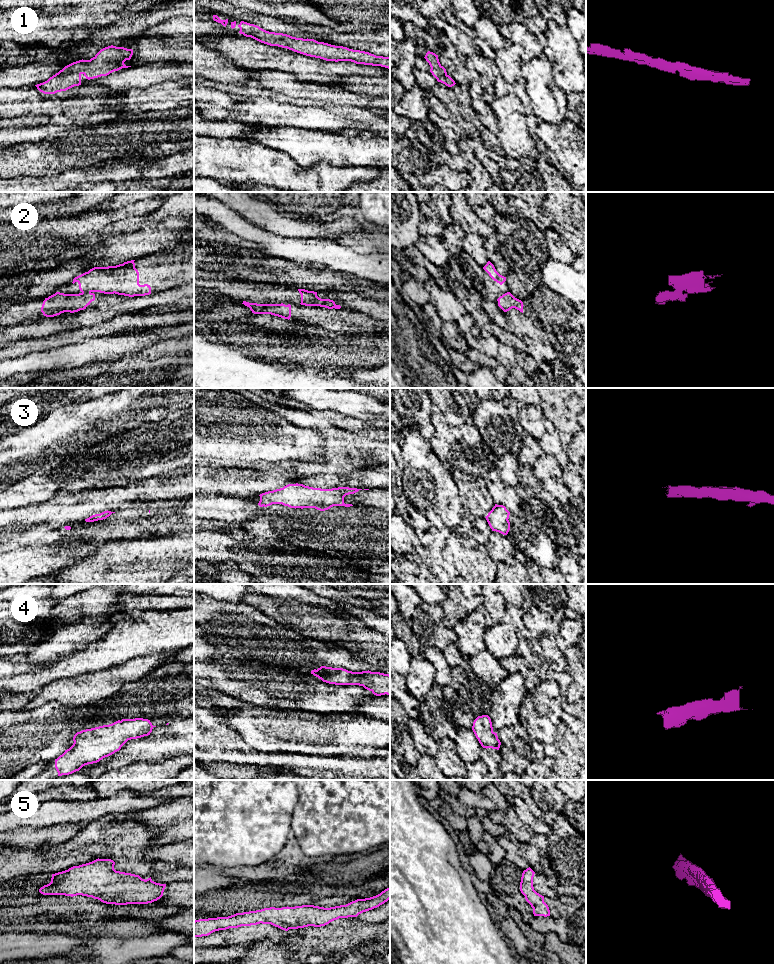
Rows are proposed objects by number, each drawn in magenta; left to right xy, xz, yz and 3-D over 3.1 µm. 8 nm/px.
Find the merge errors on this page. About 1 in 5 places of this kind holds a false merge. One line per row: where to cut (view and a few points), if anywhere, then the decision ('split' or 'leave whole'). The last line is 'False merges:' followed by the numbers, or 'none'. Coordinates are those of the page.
1: no cut | leave whole
2: xy (82, 292), (90, 293) | split
3: no cut | leave whole
4: no cut | leave whole
5: no cut | leave whole
False merges: 2

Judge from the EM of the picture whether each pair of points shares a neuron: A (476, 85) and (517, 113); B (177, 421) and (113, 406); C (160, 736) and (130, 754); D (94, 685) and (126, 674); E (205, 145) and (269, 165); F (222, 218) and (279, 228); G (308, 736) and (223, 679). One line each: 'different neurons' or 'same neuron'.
A: different neurons
B: different neurons
C: same neuron
D: same neuron
E: same neuron
F: different neurons
G: different neurons

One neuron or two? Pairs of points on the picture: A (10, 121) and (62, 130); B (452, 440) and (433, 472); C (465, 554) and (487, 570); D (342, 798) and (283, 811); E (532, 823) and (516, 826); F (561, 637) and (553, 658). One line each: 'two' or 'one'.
A: one
B: two
C: one
D: two
E: two
F: two

